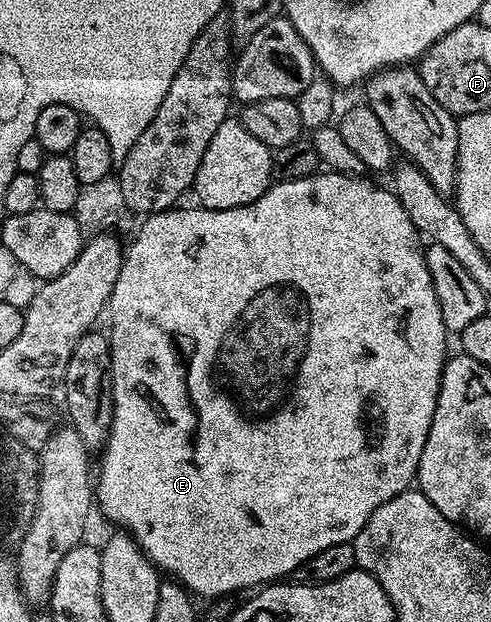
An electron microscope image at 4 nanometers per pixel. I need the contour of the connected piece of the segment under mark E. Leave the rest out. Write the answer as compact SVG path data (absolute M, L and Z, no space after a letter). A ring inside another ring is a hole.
M319 172L319 173L317 173L317 174L313 174L313 175L312 175L312 176L308 176L308 177L307 177L307 178L301 178L301 179L300 179L300 180L288 180L288 181L287 181L287 182L274 182L274 183L273 183L273 184L272 184L272 185L270 185L270 186L269 186L269 188L267 188L267 190L266 190L266 191L265 191L265 192L264 192L264 196L260 196L260 197L259 197L259 198L257 198L257 199L256 199L256 201L255 201L255 202L253 202L253 203L252 203L252 204L248 204L248 205L247 205L247 206L241 206L241 207L240 207L240 208L228 208L228 209L227 209L227 210L207 210L207 209L205 209L205 208L171 208L171 209L168 209L168 210L164 210L164 211L160 211L160 212L158 212L158 213L155 213L155 214L151 214L151 215L149 215L149 217L147 217L147 218L146 218L146 219L145 219L145 221L143 221L143 222L146 222L146 223L144 223L144 224L143 224L143 226L142 226L142 227L140 227L140 228L139 228L139 230L138 230L138 235L136 235L136 236L135 236L135 238L134 238L134 243L132 243L132 244L131 244L131 246L130 246L130 243L129 243L129 245L127 245L127 246L126 246L126 247L125 247L125 250L124 250L124 253L123 253L123 255L122 255L122 267L121 267L121 268L120 268L120 276L116 276L116 284L115 284L115 285L114 285L114 287L113 287L113 288L112 288L112 296L111 296L111 297L110 297L110 301L109 301L109 303L108 303L108 318L109 318L109 314L110 314L110 330L109 330L109 329L108 329L108 337L109 337L109 340L110 340L110 379L111 379L111 380L112 380L112 404L113 404L113 405L114 405L114 407L113 407L113 408L112 408L112 424L111 424L111 425L110 425L110 429L109 429L109 431L108 431L108 433L107 433L107 436L106 436L106 445L105 445L105 447L104 447L104 449L103 449L103 450L102 450L102 451L101 451L101 454L100 454L100 457L102 457L102 467L100 467L100 468L99 468L99 470L98 470L98 467L97 467L97 470L96 470L96 502L97 502L97 505L99 505L99 504L100 504L100 505L102 505L102 510L103 510L103 512L104 512L104 513L106 513L106 514L107 514L107 516L108 516L108 517L110 517L110 518L111 518L111 520L112 520L112 521L114 521L114 522L115 522L115 524L116 524L116 525L118 525L118 526L115 526L115 527L118 527L118 528L125 528L125 529L126 529L126 530L127 530L127 531L128 531L128 533L129 533L129 535L130 535L130 537L131 537L131 538L133 538L133 539L134 539L134 541L135 541L135 543L136 543L136 545L137 545L137 547L138 547L138 549L139 549L139 550L141 550L141 551L142 551L142 553L143 553L143 554L146 554L146 555L147 555L147 556L148 556L148 557L150 557L150 561L151 561L151 562L153 562L153 563L154 563L154 565L155 565L155 566L157 566L157 567L158 567L158 569L159 569L159 571L162 571L162 572L165 572L165 573L166 573L166 570L167 570L167 572L168 572L168 573L170 573L170 574L167 574L167 575L169 575L169 577L170 577L170 578L171 578L171 579L173 579L173 581L175 581L175 582L181 582L181 583L182 583L182 585L183 585L183 586L185 586L185 587L186 587L186 589L187 589L187 590L189 590L189 591L190 591L190 593L191 593L191 595L194 595L194 596L197 596L197 597L198 597L198 598L199 598L199 599L201 599L201 598L200 598L200 597L202 597L202 598L222 598L222 597L224 597L224 596L225 596L225 594L234 594L234 593L236 593L236 592L237 592L237 590L250 590L250 589L251 589L251 590L250 590L250 591L253 591L253 590L254 590L254 589L255 589L255 588L261 588L261 587L263 587L263 586L265 586L265 585L267 585L267 584L274 584L274 583L277 583L277 582L278 582L278 581L279 581L279 580L282 580L282 579L285 579L285 578L286 578L286 577L287 577L287 576L290 576L290 575L293 575L293 574L294 574L294 573L295 573L295 572L296 572L296 571L297 571L297 570L298 570L298 569L300 569L300 568L301 568L301 567L302 567L302 566L303 566L303 565L304 565L304 564L305 564L305 563L306 563L306 561L308 561L308 559L310 559L310 558L311 558L311 557L312 557L312 556L316 556L316 555L317 555L317 554L319 554L319 553L320 553L320 552L324 552L324 548L332 548L332 547L333 547L333 546L335 546L335 545L336 545L336 544L340 544L340 543L341 543L341 542L353 542L353 540L354 540L354 538L355 538L355 537L356 537L356 535L358 535L358 533L359 533L359 532L360 532L360 528L364 528L364 524L368 524L368 516L372 516L372 512L376 512L376 508L380 508L380 504L384 504L384 503L385 503L385 502L387 502L387 501L388 501L388 500L392 500L392 496L396 496L396 495L397 495L397 494L399 494L399 493L400 493L400 492L404 492L404 491L405 491L405 490L408 490L408 489L411 489L411 486L412 486L412 483L413 483L413 482L414 482L414 481L415 481L415 478L416 478L416 475L417 475L417 473L418 473L418 465L419 465L419 464L420 464L420 456L421 456L421 455L422 455L422 453L423 453L423 452L424 452L424 444L425 444L425 443L426 443L426 441L427 441L427 440L428 440L428 428L432 428L432 416L433 416L433 415L434 415L434 413L435 413L435 412L436 412L436 400L437 400L437 399L438 399L438 393L439 393L439 392L440 392L440 384L441 384L441 383L442 383L442 369L444 369L444 367L445 367L445 366L446 366L446 359L447 359L447 357L448 357L448 351L446 351L446 337L448 337L448 331L447 331L447 328L446 328L446 325L445 325L445 324L444 324L444 320L443 320L443 319L442 319L442 317L441 317L441 316L440 316L440 300L436 300L436 288L432 288L432 276L428 276L428 264L427 264L427 263L426 263L426 252L425 252L425 249L424 249L424 239L423 239L423 237L422 237L422 235L421 235L421 234L419 234L419 233L418 233L418 229L416 229L416 228L415 228L415 227L414 227L414 225L413 225L413 224L412 224L412 220L408 220L408 212L406 212L406 211L405 211L405 210L404 210L404 208L402 208L402 207L401 207L401 204L400 204L400 200L398 200L398 199L397 199L397 196L396 196L396 195L394 195L394 192L393 192L393 189L390 189L390 188L387 188L387 187L386 187L386 186L385 186L385 188L386 188L386 190L385 190L385 188L384 188L384 187L382 187L382 186L377 186L377 184L376 184L376 183L374 183L374 182L369 182L369 180L368 180L368 179L369 179L369 177L366 177L366 176L355 176L355 175L353 175L353 174L335 174L335 173L333 173L333 172Z

